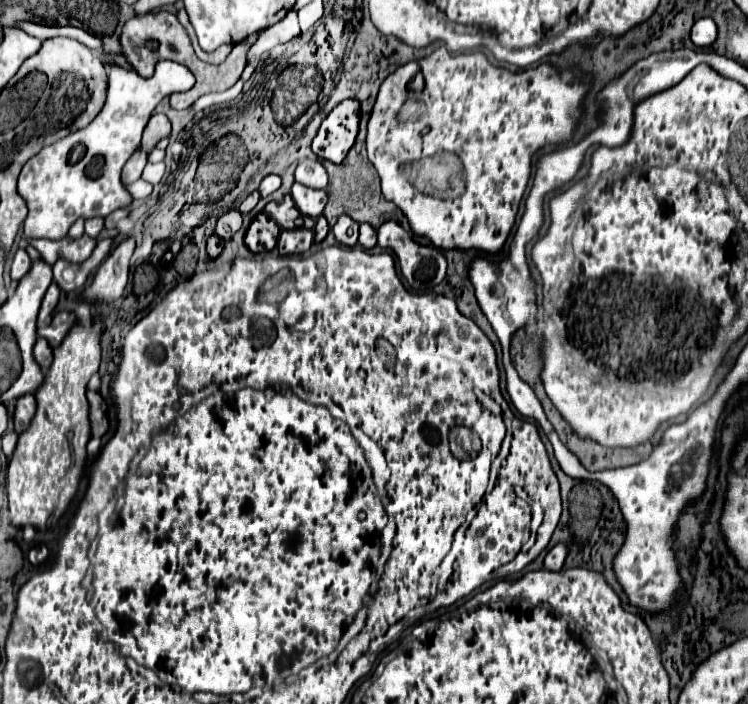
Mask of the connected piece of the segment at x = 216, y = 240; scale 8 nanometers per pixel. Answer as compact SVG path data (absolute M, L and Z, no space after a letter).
M211 234L207 240L207 254L211 258L217 258L221 254L221 250L223 250L223 240L217 234Z

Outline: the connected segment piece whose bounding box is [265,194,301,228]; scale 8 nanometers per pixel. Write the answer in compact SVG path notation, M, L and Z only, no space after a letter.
M289 194L281 202L269 202L265 206L265 212L271 214L281 228L295 228L295 220L301 216Z

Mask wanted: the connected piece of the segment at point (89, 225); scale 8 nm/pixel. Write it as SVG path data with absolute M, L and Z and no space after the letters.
M91 218L91 220L85 220L85 234L87 234L87 236L97 238L101 230L103 230L103 218Z

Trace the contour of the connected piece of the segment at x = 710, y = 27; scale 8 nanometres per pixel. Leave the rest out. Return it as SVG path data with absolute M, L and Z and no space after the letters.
M699 18L691 28L691 42L699 48L711 46L717 38L717 26L711 18Z

